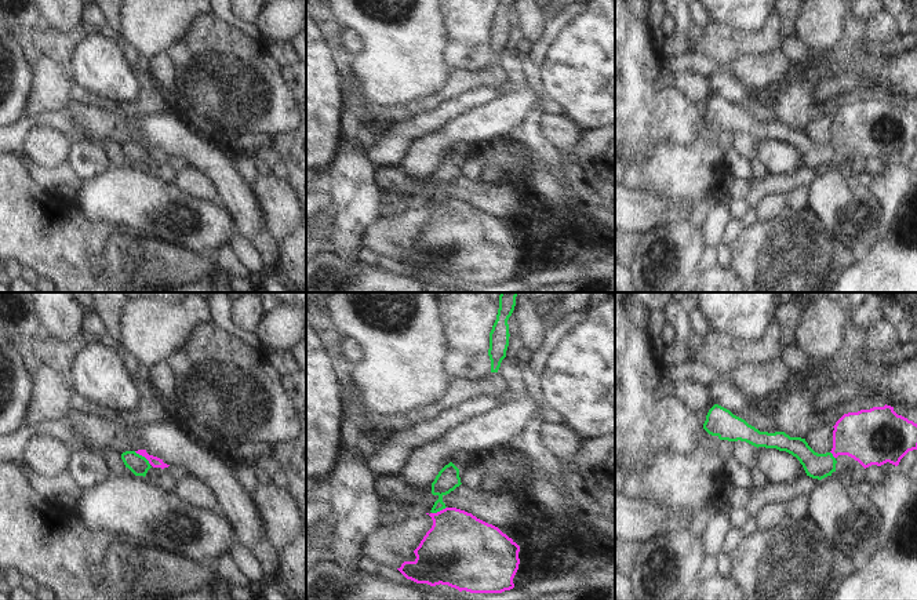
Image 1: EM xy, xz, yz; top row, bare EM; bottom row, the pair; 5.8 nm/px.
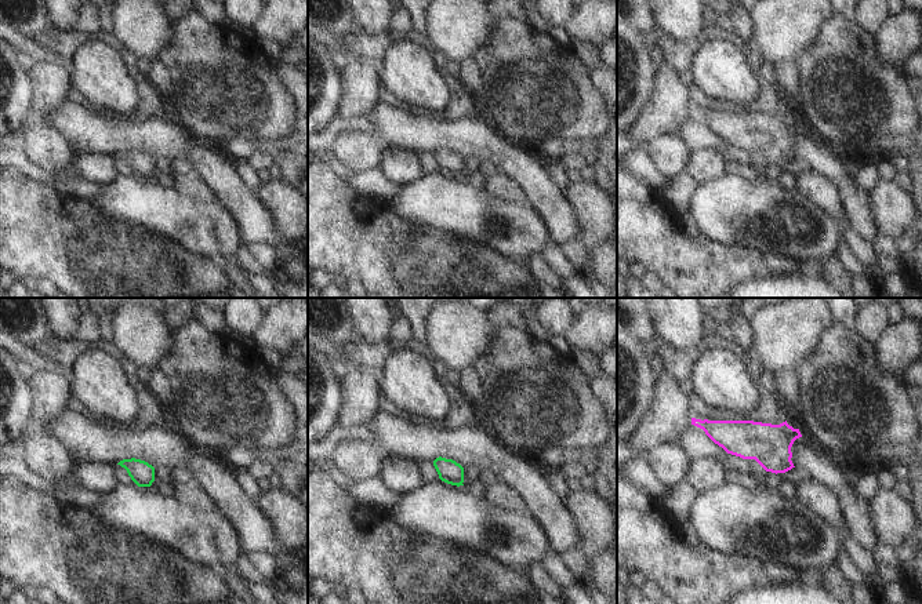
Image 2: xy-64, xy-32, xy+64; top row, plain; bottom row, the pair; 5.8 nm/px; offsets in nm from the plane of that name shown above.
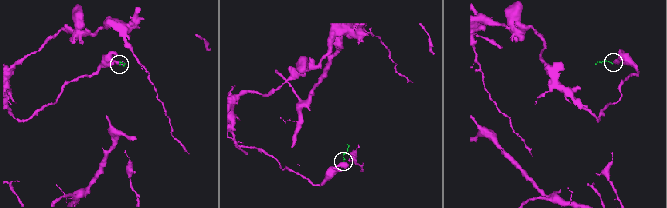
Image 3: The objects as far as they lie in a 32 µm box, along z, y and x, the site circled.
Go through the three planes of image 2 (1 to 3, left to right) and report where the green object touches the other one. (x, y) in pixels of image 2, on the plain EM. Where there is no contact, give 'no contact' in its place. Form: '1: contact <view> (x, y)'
1: no contact
2: no contact
3: no contact

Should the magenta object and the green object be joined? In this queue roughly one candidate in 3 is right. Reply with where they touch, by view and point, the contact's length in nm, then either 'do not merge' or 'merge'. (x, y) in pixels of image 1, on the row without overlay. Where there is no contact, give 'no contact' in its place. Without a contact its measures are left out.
contact xy (142, 146); length 130 nm; do not merge

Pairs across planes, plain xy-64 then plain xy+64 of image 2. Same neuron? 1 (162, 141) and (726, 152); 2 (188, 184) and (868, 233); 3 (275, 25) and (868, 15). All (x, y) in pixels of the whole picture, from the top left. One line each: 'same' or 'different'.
1: different
2: different
3: different

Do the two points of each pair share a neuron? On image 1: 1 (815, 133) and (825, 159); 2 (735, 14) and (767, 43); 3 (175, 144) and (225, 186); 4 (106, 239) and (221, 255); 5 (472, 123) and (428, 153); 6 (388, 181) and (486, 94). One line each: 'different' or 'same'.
1: different
2: different
3: same
4: different
5: same
6: different

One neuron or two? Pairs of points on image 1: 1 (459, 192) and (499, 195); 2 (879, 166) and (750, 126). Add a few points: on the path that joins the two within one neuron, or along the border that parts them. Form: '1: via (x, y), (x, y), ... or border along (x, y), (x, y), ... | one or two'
1: via (469, 192), (490, 195) | one
2: border along (866, 160), (863, 171) | two

